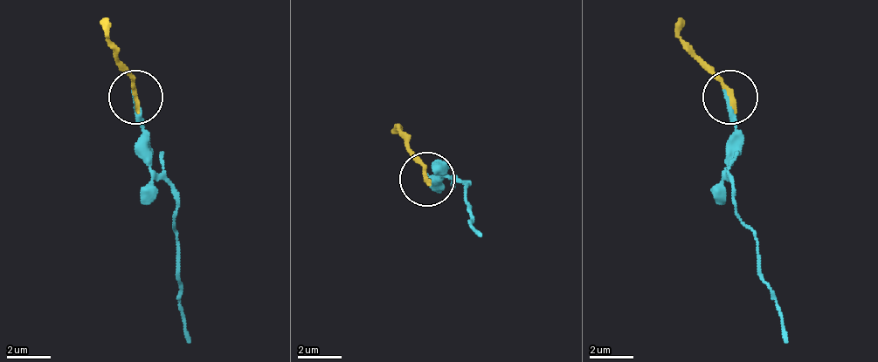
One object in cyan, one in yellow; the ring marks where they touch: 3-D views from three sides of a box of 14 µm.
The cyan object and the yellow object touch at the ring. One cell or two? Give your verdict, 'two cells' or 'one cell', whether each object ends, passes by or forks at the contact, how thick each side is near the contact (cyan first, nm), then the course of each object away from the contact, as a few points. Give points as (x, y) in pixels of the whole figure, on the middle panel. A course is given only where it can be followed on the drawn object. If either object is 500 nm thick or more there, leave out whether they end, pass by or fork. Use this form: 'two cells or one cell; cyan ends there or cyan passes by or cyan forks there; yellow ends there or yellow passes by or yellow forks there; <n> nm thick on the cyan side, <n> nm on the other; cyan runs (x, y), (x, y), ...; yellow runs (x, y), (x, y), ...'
two cells; cyan ends there; yellow ends there; 280 nm thick on the cyan side, 220 nm on the other; cyan runs (428, 180), (433, 186), (461, 180), (466, 208), (483, 235); yellow runs (428, 180), (401, 131), (390, 131)

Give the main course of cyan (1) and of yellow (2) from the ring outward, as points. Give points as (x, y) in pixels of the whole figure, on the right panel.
1: (731, 96), (736, 155), (731, 194), (758, 242), (758, 276), (786, 341)
2: (731, 96), (682, 36), (682, 19)

